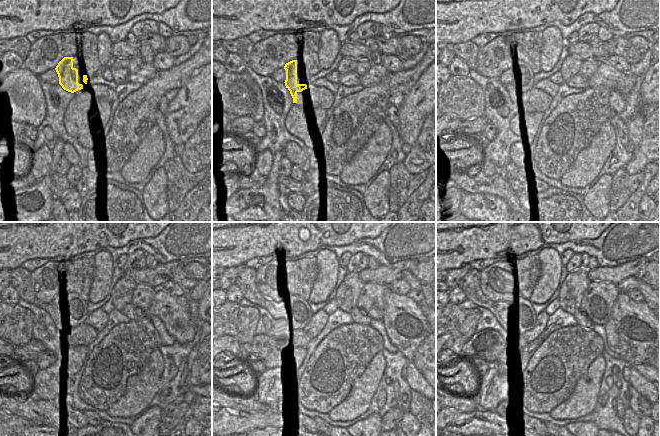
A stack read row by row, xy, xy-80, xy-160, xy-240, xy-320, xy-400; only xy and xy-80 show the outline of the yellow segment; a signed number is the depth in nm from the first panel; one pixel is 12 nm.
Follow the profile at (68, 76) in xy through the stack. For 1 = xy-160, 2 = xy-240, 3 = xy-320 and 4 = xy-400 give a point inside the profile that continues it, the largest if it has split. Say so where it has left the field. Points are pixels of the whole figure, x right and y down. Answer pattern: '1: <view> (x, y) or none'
1: xy-160 (527, 76)
2: xy-240 (77, 309)
3: xy-320 (304, 313)
4: xy-400 (525, 316)

